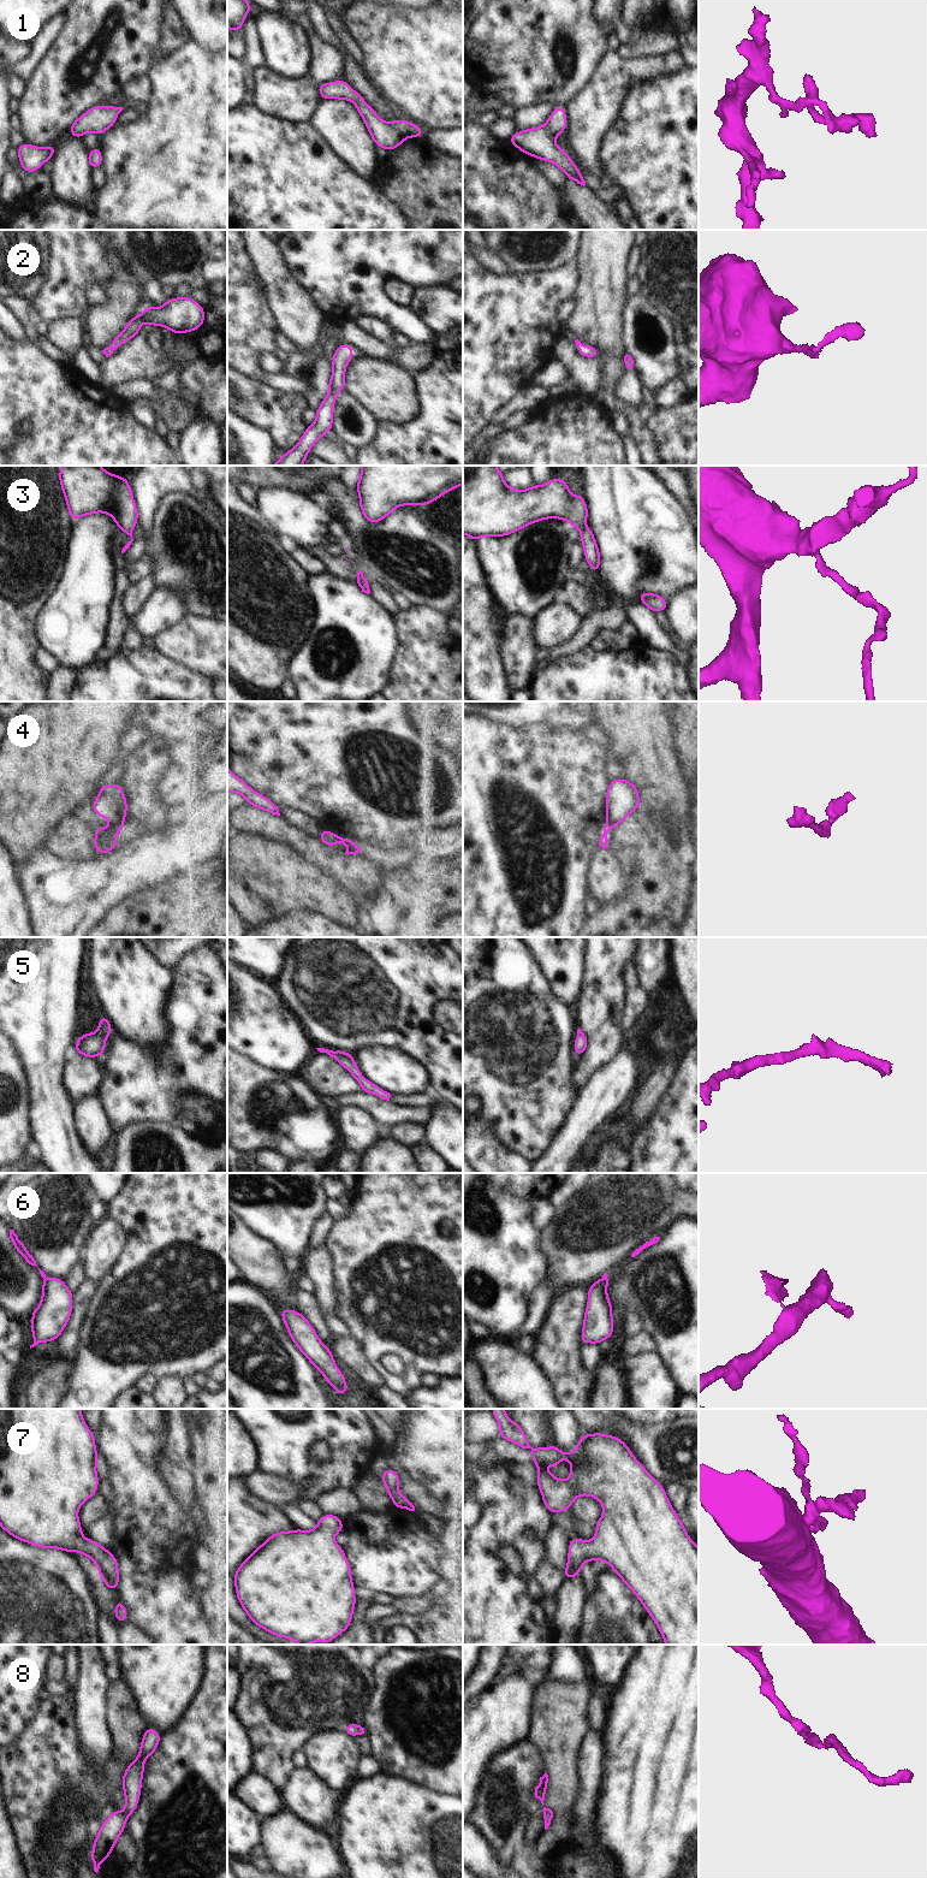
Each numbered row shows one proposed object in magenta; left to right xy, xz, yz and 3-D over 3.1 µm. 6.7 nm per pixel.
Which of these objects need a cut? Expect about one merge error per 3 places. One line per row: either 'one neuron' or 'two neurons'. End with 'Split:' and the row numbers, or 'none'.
1: one neuron
2: one neuron
3: one neuron
4: two neurons
5: one neuron
6: two neurons
7: one neuron
8: one neuron
Split: 4, 6

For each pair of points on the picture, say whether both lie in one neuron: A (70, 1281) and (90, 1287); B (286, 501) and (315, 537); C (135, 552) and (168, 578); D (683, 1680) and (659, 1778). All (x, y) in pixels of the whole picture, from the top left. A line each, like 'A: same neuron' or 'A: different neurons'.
A: different neurons
B: same neuron
C: different neurons
D: same neuron

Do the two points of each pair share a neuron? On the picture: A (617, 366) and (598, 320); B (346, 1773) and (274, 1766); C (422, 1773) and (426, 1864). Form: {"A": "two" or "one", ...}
{"A": "one", "B": "two", "C": "two"}

